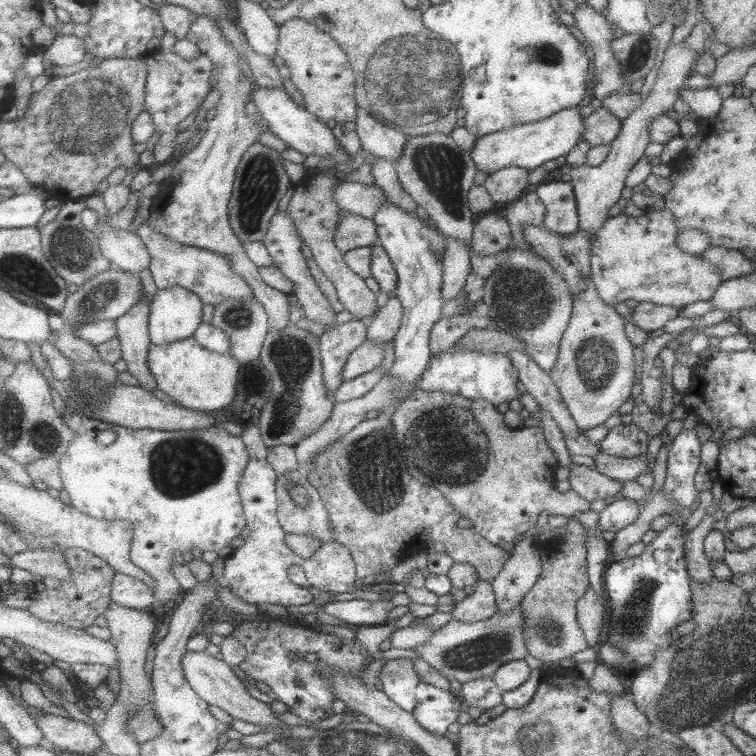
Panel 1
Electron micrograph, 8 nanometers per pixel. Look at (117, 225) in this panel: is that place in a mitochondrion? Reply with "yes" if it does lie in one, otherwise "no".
no

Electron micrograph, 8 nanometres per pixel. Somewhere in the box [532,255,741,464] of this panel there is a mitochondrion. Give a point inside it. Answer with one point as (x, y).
(595, 356)

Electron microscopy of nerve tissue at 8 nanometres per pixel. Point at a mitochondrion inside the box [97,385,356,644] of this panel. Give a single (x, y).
(180, 467)

